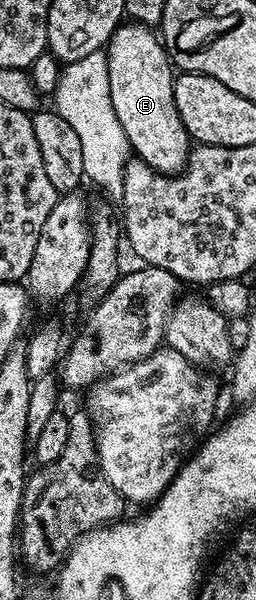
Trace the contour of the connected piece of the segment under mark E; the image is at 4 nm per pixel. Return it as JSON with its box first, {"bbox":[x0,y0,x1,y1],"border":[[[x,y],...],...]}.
{"bbox":[106,22,190,172],"border":[[[124,22],[109,38],[106,55],[110,70],[110,102],[114,102],[114,114],[118,114],[122,130],[126,130],[129,149],[156,172],[183,172],[188,162],[190,137],[186,126],[182,126],[182,118],[174,102],[174,65],[168,59],[168,51],[164,49],[161,37],[151,27],[139,22]]]}

